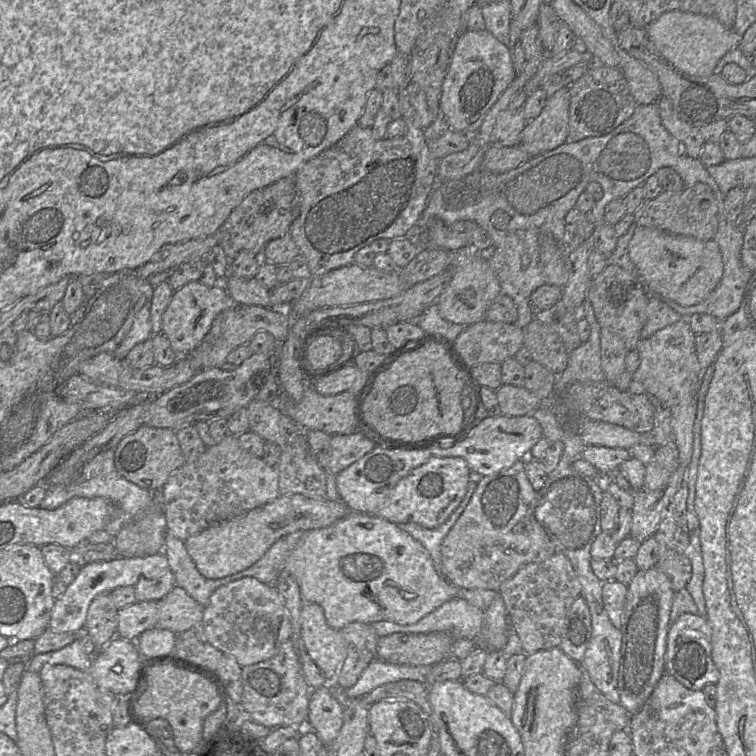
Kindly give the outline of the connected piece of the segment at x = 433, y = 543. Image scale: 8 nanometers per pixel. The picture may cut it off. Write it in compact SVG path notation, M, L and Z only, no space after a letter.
M469 481L467 492L459 506L442 525L435 529L424 528L414 523L397 524L405 532L410 534L414 539L416 539L423 545L423 547L428 551L435 568L441 574L441 543L467 507L476 487L477 483Z

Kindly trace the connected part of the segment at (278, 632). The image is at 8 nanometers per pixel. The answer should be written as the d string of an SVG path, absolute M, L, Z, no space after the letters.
M245 577L217 588L204 607L202 626L208 642L233 656L241 667L272 658L280 645L292 638L283 598L274 585Z

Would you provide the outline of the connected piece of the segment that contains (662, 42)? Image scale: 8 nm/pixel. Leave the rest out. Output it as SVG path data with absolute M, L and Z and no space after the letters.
M673 10L662 14L646 27L650 44L656 53L678 71L691 76L706 78L717 71L722 57L733 47L738 46L738 39L732 29L725 27L714 15L700 15Z

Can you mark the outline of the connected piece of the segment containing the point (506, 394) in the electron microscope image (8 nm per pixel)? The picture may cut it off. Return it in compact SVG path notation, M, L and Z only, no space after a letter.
M502 384L495 393L502 415L532 416L532 412L544 406L544 401L522 386Z

